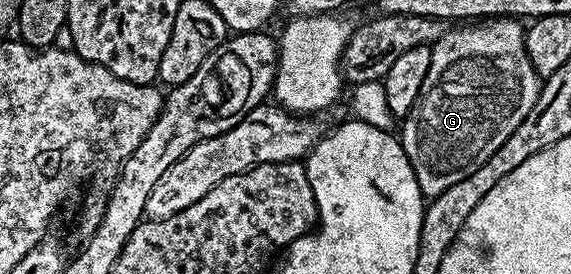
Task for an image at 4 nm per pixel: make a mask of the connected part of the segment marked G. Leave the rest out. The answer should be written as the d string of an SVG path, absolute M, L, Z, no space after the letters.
M514 17L496 18L482 24L459 24L449 28L431 46L429 72L425 72L425 84L421 84L421 92L417 92L417 100L413 108L402 119L403 134L401 141L403 151L417 176L417 184L421 188L424 199L436 198L445 188L457 184L457 180L465 180L513 132L517 132L517 124L529 116L533 104L539 99L541 79L539 73L527 55L527 39L525 26Z

